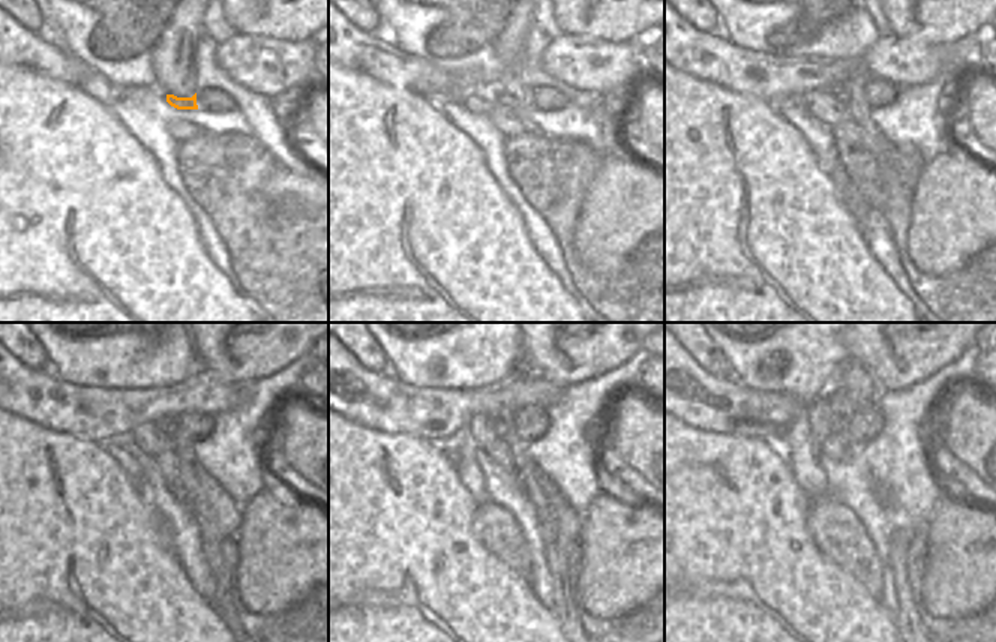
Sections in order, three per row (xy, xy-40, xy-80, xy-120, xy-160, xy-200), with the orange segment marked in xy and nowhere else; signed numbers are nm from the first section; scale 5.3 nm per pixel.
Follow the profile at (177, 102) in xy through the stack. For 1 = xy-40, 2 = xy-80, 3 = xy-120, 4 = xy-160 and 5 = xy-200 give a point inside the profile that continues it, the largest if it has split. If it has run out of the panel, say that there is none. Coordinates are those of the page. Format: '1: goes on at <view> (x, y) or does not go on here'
1: goes on at xy-40 (501, 98)
2: goes on at xy-80 (839, 92)
3: goes on at xy-120 (167, 425)
4: goes on at xy-160 (503, 420)
5: goes on at xy-200 (851, 386)

